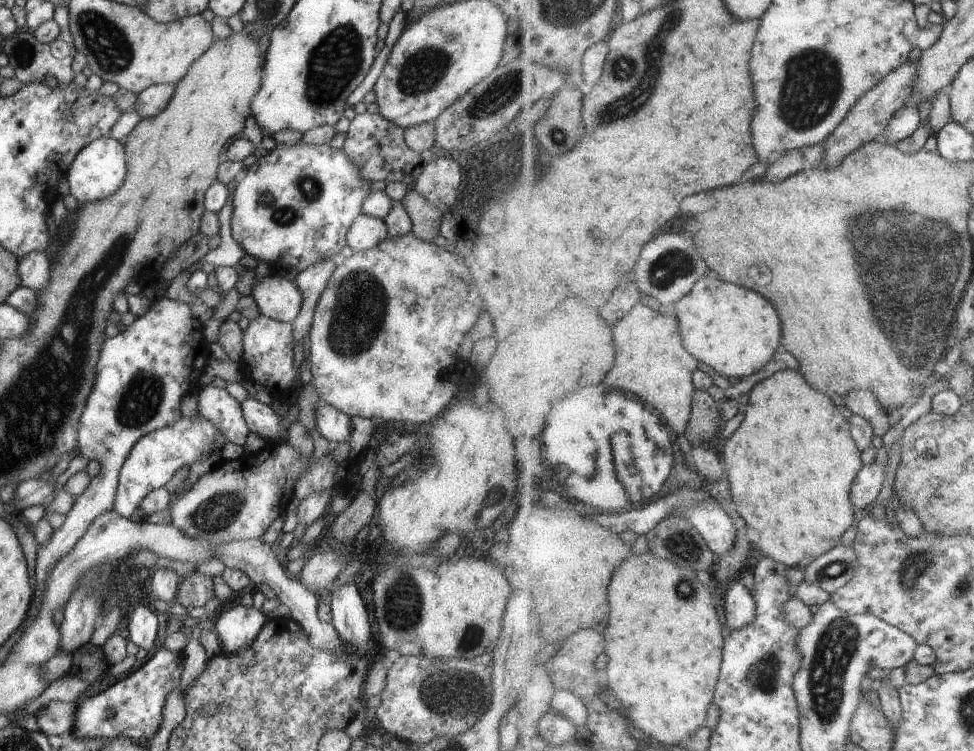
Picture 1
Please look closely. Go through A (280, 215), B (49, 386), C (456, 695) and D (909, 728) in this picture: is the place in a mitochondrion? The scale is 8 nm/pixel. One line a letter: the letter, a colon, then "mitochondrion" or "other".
A: mitochondrion
B: mitochondrion
C: mitochondrion
D: other

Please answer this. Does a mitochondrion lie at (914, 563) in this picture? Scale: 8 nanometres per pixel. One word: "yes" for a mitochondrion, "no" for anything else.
yes

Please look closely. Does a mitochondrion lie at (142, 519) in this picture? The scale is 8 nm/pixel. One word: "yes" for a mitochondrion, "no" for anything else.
no

